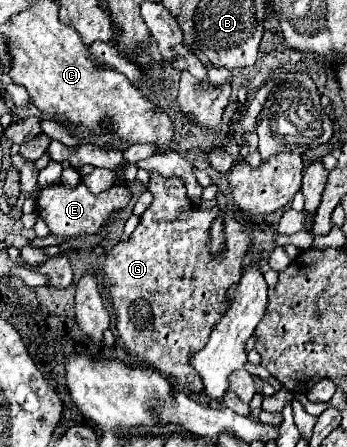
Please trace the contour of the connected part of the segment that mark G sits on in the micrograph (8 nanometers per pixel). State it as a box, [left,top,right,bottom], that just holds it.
[102,171,252,393]

